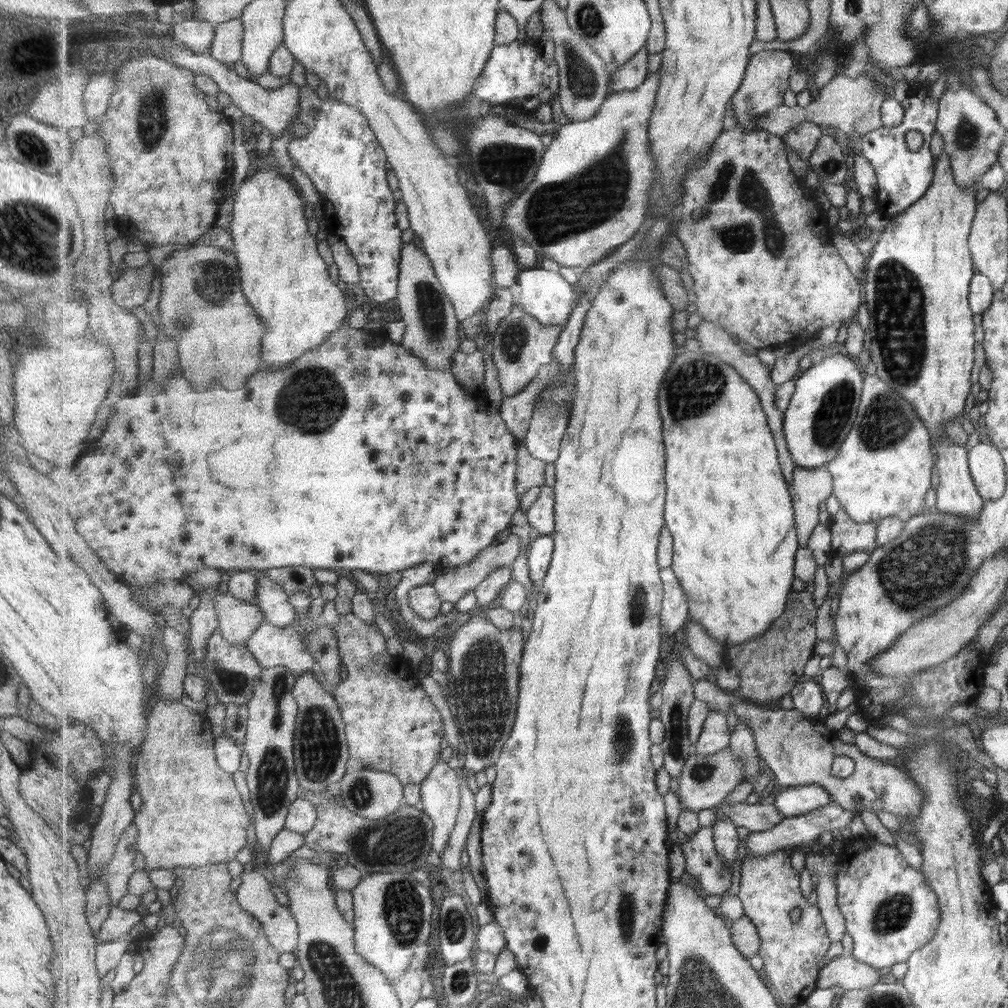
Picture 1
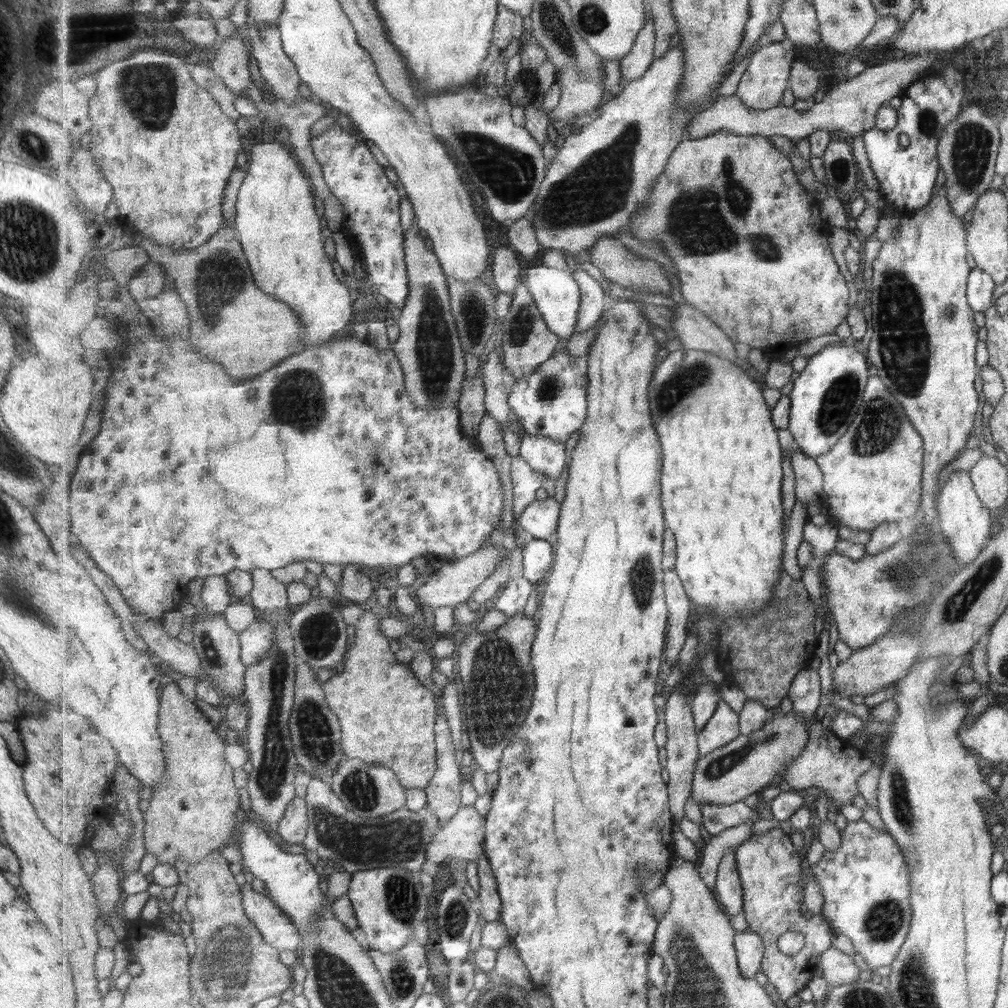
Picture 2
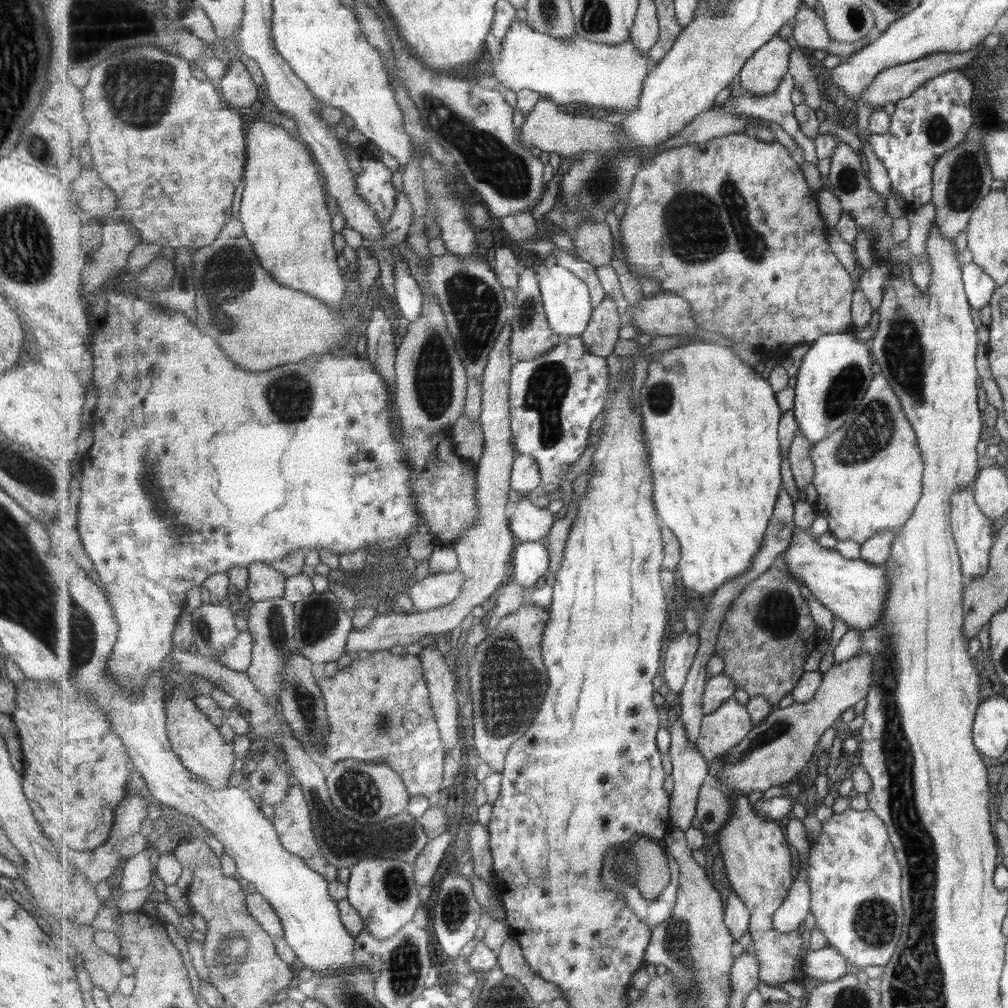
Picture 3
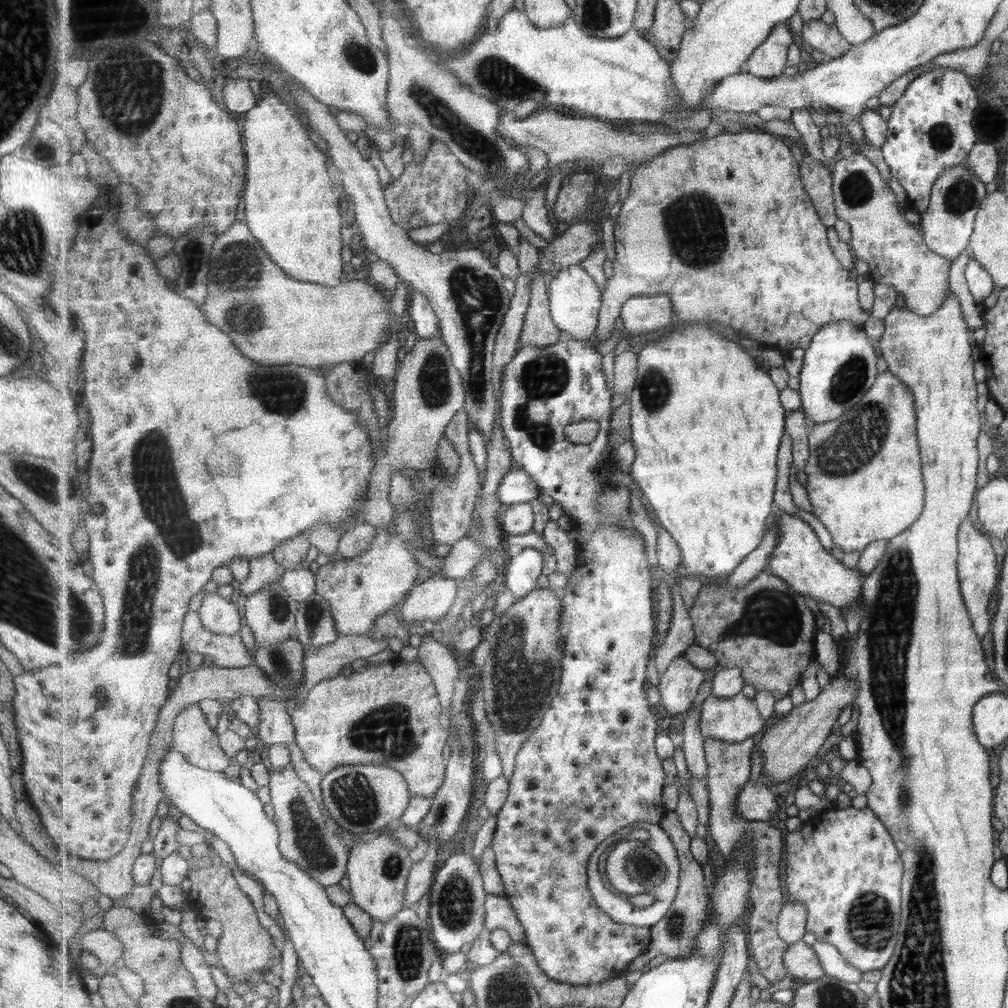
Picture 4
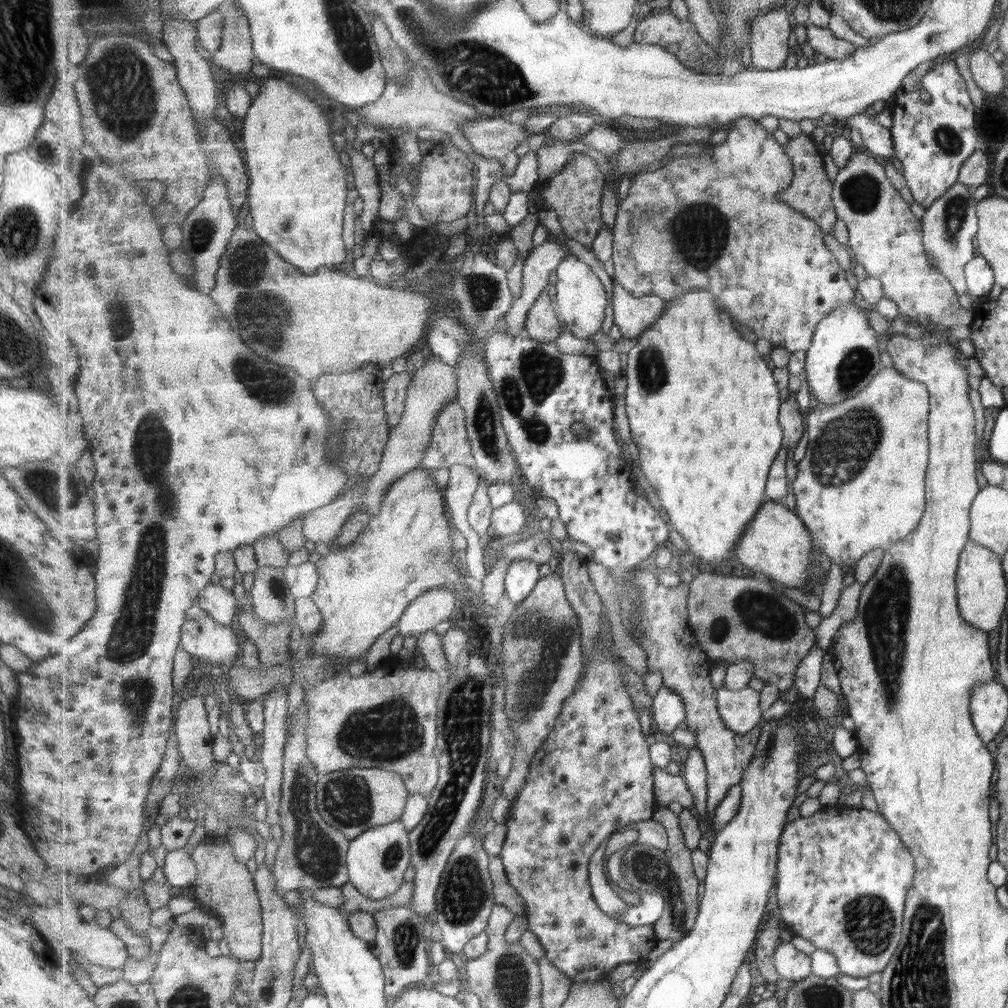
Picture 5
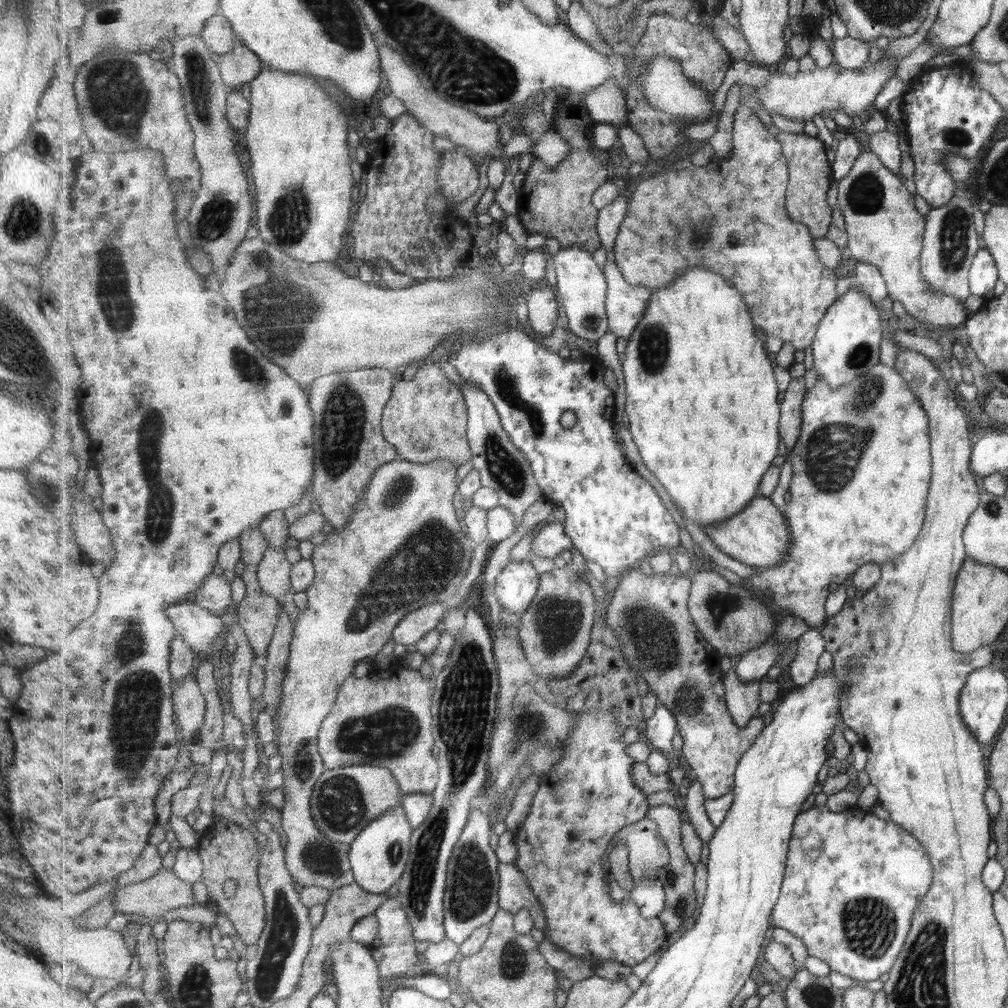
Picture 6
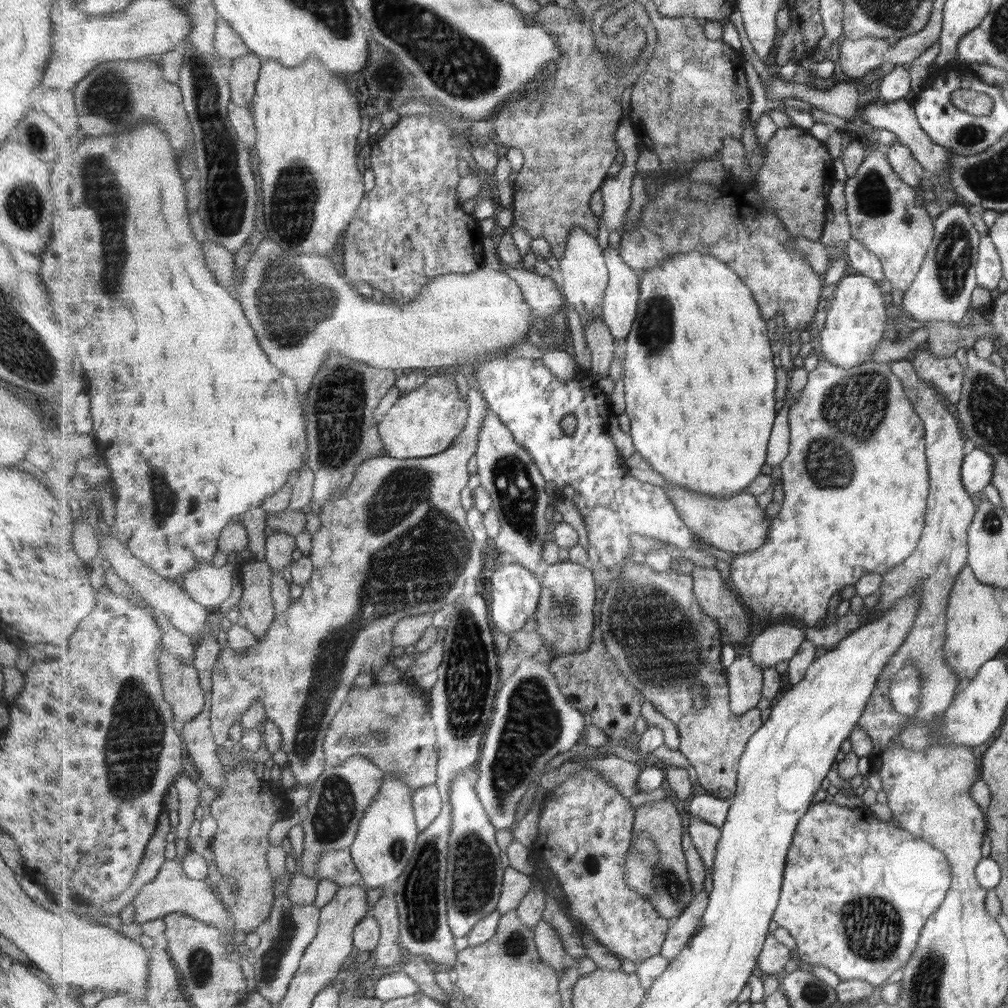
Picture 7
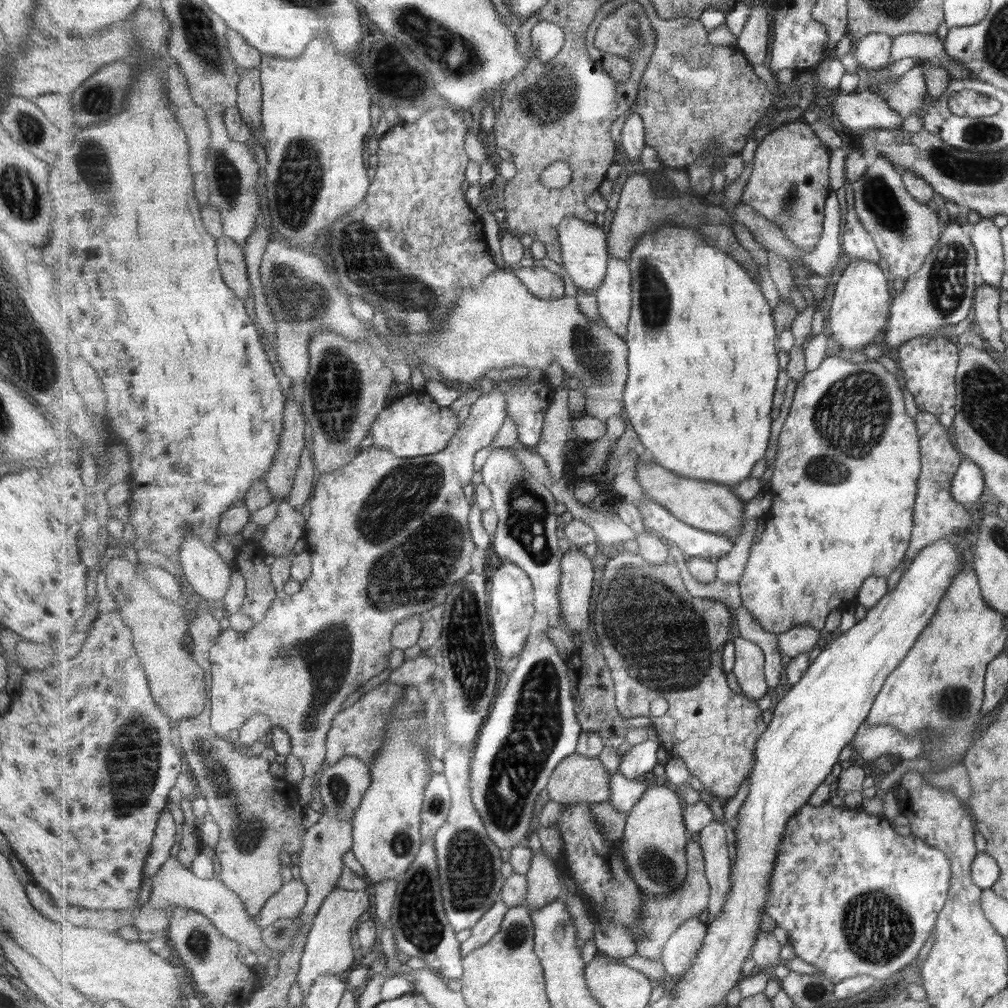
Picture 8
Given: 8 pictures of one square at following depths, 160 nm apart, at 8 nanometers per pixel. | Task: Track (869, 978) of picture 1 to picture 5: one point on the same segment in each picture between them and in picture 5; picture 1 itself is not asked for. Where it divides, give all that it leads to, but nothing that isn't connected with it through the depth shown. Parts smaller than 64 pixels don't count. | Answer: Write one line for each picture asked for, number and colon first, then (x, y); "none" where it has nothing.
2: (837, 967)
3: (828, 964)
4: (801, 960)
5: (792, 964)

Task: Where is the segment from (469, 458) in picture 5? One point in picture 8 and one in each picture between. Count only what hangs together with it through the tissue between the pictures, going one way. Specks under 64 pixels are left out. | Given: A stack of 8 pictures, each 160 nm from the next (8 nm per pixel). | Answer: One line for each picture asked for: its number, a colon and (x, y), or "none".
6: (426, 418)
7: (426, 421)
8: (413, 425)

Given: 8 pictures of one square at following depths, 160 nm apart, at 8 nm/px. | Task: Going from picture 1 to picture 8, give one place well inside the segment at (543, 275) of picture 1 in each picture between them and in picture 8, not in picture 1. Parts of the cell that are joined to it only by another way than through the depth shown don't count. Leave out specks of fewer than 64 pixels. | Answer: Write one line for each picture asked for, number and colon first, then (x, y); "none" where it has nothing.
2: (558, 295)
3: (568, 300)
4: (576, 299)
5: (582, 302)
6: (583, 288)
7: (585, 273)
8: (585, 250)

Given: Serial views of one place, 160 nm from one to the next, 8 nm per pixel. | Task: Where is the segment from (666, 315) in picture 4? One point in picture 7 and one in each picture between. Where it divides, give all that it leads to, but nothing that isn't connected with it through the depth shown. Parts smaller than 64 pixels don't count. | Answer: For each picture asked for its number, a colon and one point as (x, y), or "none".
5: (632, 314)
6: (626, 304)
7: (621, 303)

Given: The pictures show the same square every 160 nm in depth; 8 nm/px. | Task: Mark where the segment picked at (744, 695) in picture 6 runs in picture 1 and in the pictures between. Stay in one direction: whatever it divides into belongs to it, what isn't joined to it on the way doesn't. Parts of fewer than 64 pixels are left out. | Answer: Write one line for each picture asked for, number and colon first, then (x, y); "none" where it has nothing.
1: (716, 736)
2: (724, 727)
3: (726, 727)
4: (735, 719)
5: (741, 709)

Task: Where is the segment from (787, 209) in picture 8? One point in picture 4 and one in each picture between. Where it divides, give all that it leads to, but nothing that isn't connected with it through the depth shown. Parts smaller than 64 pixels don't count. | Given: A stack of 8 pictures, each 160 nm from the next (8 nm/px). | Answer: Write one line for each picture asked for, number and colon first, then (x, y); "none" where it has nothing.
4: (817, 180)
5: (810, 193)
6: (811, 176)
7: (796, 178)

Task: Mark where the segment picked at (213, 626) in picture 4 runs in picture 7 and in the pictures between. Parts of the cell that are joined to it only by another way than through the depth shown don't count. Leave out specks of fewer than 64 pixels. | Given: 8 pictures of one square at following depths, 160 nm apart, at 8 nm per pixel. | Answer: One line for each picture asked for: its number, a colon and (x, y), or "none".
5: (220, 604)
6: (215, 594)
7: (210, 586)

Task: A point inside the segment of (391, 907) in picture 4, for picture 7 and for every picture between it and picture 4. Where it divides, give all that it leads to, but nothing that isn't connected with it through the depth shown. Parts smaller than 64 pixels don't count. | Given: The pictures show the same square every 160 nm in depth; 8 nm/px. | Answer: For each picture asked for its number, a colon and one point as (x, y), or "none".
5: (377, 860)
6: (379, 855)
7: (387, 838)

